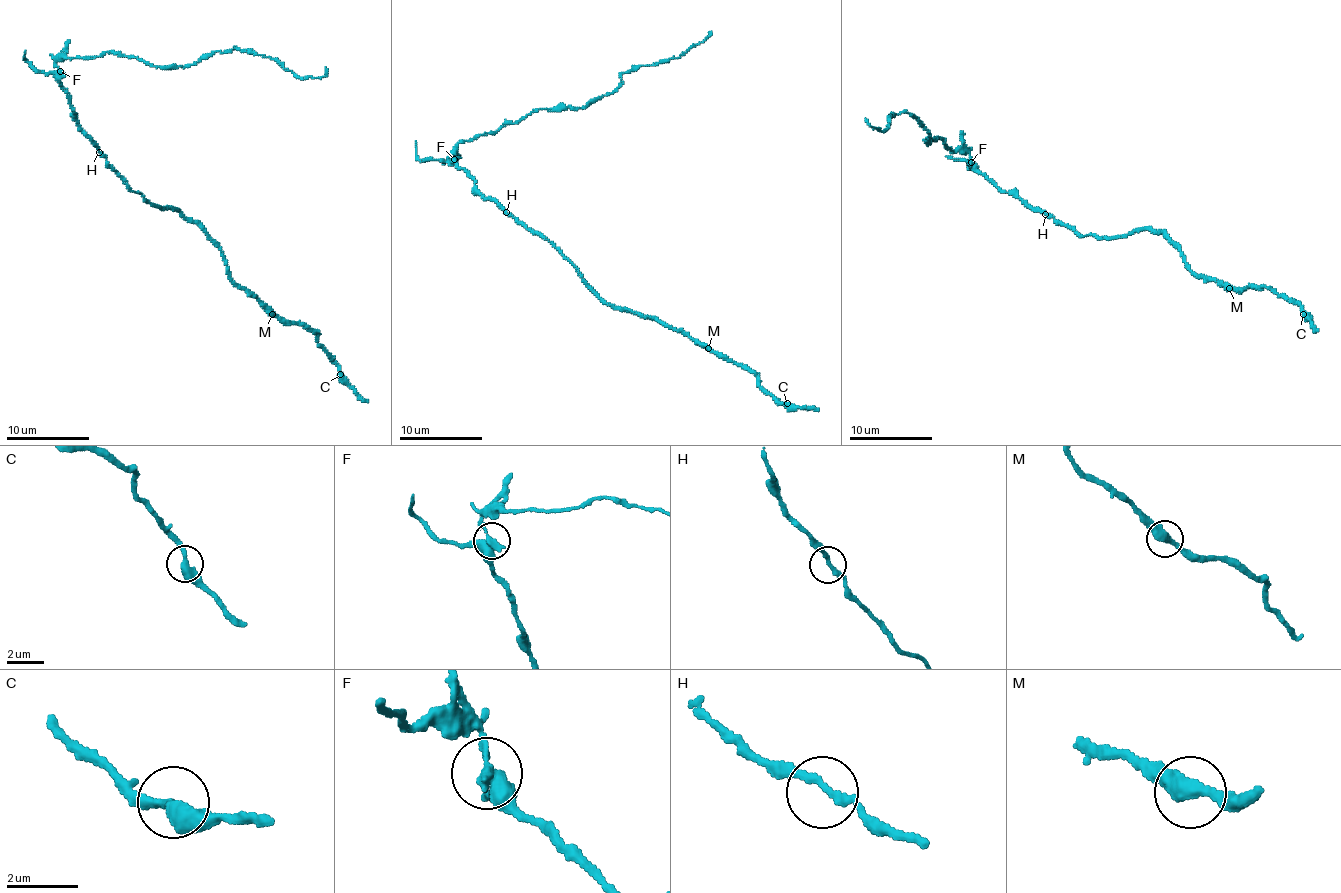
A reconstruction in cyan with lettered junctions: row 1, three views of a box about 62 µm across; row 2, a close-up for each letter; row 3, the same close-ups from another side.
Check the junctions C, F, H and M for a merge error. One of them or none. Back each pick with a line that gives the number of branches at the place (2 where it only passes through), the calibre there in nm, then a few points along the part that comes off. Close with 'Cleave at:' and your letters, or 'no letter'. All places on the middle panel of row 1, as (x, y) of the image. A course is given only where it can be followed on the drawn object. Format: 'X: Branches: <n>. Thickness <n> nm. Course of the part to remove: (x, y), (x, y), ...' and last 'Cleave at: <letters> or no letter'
F: Branches: 3. Thickness 360 nm. Course of the part to remove: (454, 158), (449, 160), (457, 145), (539, 109), (585, 108), (619, 85), (624, 72), (680, 58), (709, 32)
Cleave at: F

